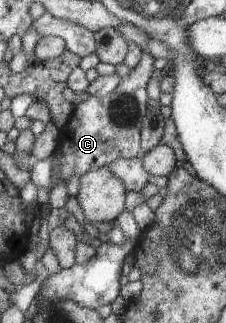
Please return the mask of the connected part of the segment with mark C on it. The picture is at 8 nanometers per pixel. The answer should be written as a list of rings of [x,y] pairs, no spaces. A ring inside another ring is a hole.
[[[143,51],[140,63],[132,71],[121,77],[119,86],[106,97],[89,97],[79,102],[72,115],[60,130],[60,138],[50,161],[59,162],[59,170],[52,172],[51,182],[65,184],[73,176],[81,176],[90,170],[110,164],[118,158],[132,159],[144,154],[141,148],[141,129],[149,106],[147,82],[155,68],[154,57],[149,51]]]

